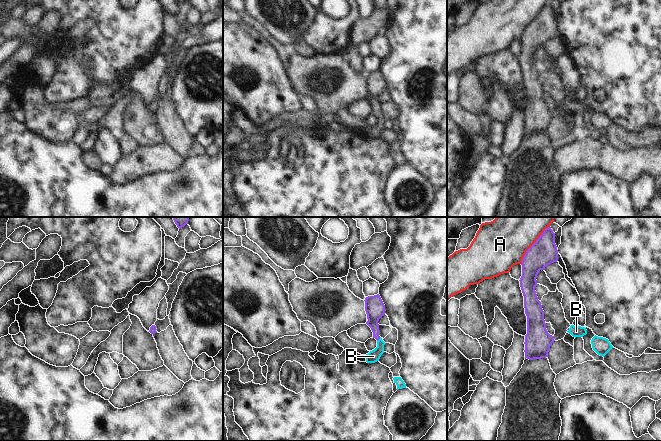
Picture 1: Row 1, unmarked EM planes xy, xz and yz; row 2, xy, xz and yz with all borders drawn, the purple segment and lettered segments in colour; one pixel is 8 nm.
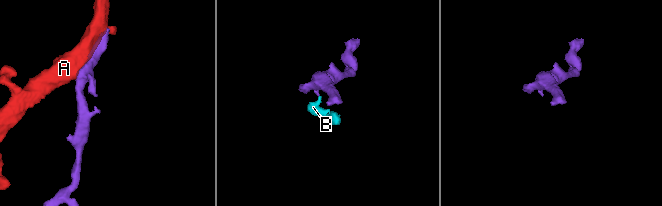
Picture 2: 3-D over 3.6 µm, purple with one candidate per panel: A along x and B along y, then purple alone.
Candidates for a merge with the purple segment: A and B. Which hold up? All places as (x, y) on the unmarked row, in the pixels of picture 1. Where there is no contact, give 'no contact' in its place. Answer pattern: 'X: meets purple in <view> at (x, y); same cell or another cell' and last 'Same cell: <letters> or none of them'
A: meets purple in yz at (532, 21); another cell
B: meets purple in xz at (379, 114); same cell
Same cell: B

